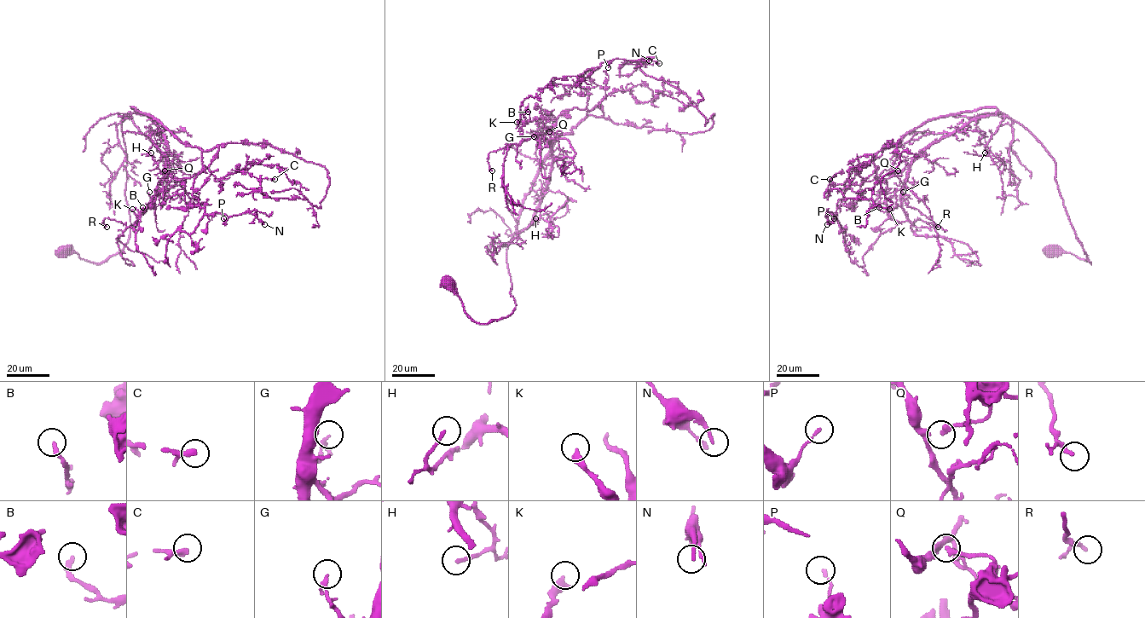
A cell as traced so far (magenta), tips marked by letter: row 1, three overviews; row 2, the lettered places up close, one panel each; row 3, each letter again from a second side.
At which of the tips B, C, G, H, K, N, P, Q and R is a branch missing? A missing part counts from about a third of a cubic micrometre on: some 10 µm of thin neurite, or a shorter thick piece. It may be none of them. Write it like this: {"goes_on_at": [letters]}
{"goes_on_at": ["C"]}

